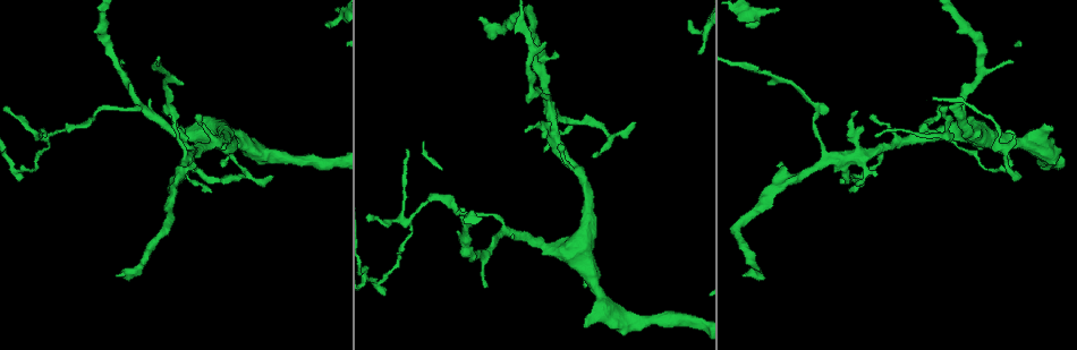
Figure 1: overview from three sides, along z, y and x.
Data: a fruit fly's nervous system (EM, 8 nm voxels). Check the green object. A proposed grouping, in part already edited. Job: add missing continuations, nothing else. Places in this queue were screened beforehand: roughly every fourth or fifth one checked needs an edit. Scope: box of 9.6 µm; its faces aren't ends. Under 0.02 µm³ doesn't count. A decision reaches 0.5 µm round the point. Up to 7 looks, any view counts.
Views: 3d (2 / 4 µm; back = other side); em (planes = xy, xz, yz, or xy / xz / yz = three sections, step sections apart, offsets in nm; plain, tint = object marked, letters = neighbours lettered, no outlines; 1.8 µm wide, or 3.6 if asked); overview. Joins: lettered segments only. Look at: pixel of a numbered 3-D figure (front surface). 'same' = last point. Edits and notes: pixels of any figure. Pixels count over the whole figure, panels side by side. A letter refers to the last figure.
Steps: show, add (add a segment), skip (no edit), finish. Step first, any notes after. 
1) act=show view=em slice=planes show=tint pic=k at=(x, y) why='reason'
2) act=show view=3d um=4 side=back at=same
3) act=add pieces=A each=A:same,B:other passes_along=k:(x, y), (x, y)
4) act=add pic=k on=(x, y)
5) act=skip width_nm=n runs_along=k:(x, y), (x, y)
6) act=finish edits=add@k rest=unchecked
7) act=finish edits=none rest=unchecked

act=show view=3d um=4 pic=1 at=(1051, 126) why='branch stops here'

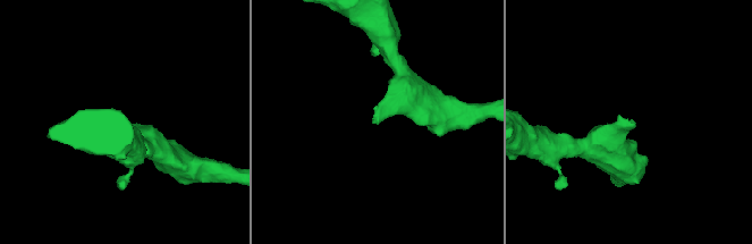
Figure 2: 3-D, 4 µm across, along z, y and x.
act=show view=em slice=planes show=letters pic=2 at=(373, 118)

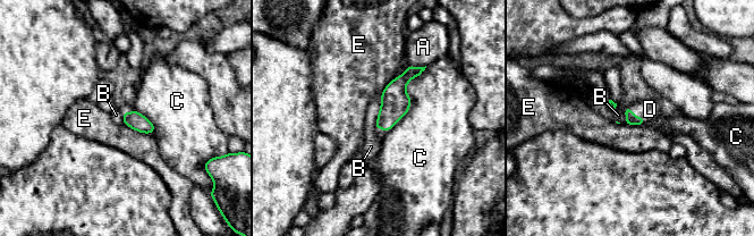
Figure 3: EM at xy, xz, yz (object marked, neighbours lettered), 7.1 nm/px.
act=add pic=3 on=(650, 109) each=A:other,B:other,C:other,D:same,E:other passes_along=3:(630, 118), (637, 117), (650, 109) found='the neuron continues'

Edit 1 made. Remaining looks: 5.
act=show view=3d um=2 pic=1 at=(378, 285) why='three-way junction'

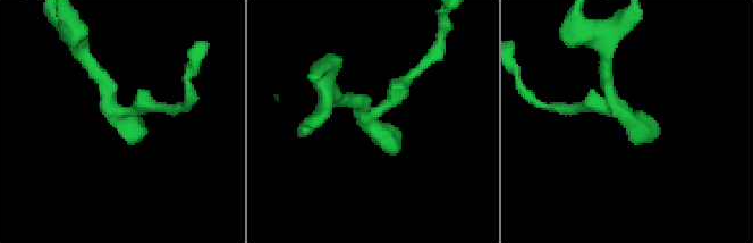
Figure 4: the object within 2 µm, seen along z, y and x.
act=show view=em slice=planes show=tint pic=4 at=(113, 103) arms=3 why='shape alone is not enough'

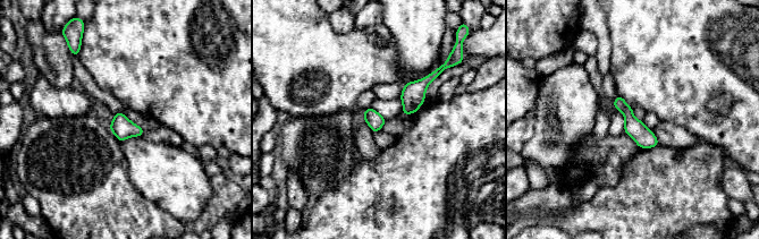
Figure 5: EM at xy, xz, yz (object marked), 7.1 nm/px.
act=show view=em slice=planes show=letters at=same why='see the neighbours'

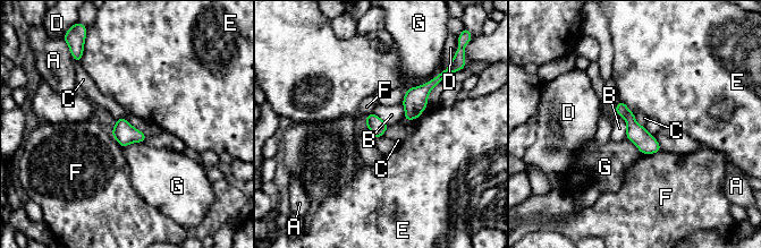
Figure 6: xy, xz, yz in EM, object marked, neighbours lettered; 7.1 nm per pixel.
act=skip each=A:other,B:other,C:other,D:other,E:other,F:other,G:other runs_along=6:(620, 104), (632, 126), (657, 147) found='no lettered segment goes on from it'

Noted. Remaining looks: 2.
act=show view=3d um=4 pic=1 at=(743, 277) why='branch stops here'

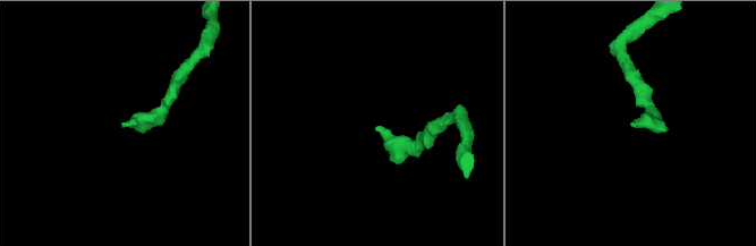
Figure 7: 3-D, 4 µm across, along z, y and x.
act=show view=em slice=planes show=letters pic=7 at=(121, 126)

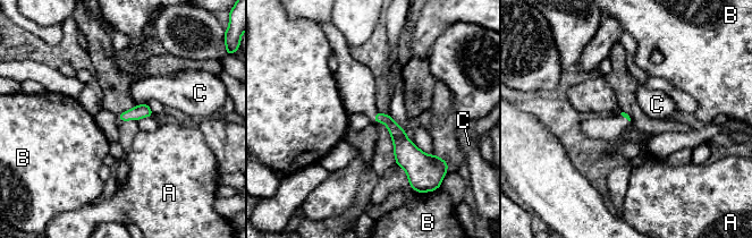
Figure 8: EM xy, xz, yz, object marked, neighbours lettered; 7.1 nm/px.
act=skip each=A:other,B:other,C:other border=8:(146, 102), (138, 104) found='none of them fits'

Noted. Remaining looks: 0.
act=finish edits=add@3 rest=unchecked

